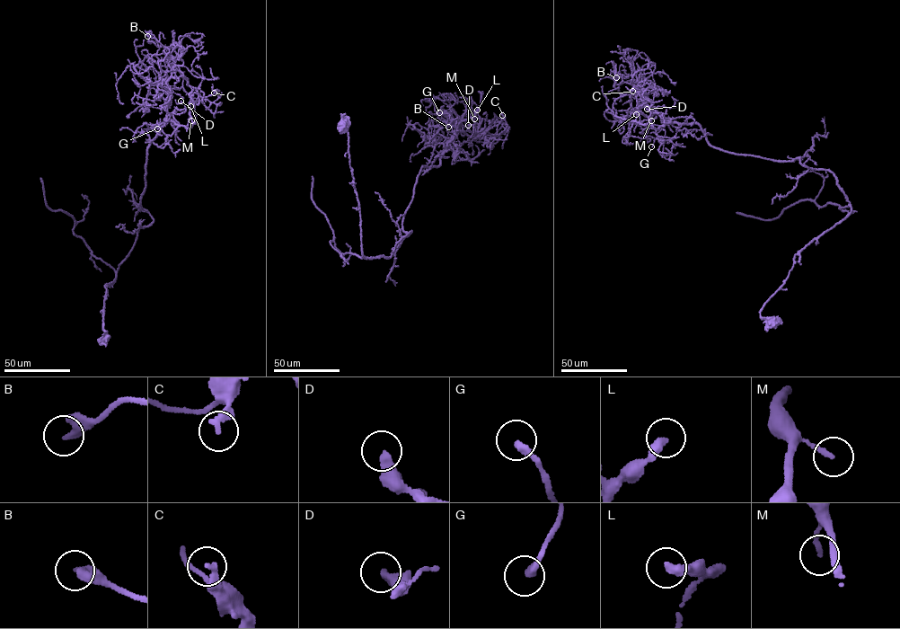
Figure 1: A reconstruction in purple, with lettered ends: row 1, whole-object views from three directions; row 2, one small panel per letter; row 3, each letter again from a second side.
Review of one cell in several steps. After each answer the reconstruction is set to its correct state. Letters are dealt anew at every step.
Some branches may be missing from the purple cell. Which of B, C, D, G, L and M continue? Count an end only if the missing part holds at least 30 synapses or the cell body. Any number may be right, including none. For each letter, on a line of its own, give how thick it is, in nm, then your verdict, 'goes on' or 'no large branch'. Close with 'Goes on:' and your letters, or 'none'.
B: 400 nm thick; no large branch
C: 240 nm thick; no large branch
D: 360 nm thick; no large branch
G: 300 nm thick; no large branch
L: 360 nm thick; no large branch
M: 190 nm thick; no large branch
Goes on: none

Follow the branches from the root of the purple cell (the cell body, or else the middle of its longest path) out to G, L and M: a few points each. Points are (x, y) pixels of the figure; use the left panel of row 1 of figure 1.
G: (102, 341), (105, 286), (154, 220), (139, 202), (146, 150), (164, 119), (178, 125), (171, 136), (157, 128)
L: (102, 341), (105, 286), (154, 220), (139, 202), (146, 150), (164, 119), (179, 124), (175, 109), (190, 106)
M: (102, 341), (105, 286), (138, 228), (154, 220), (139, 202), (148, 146), (164, 119), (187, 128), (191, 120)

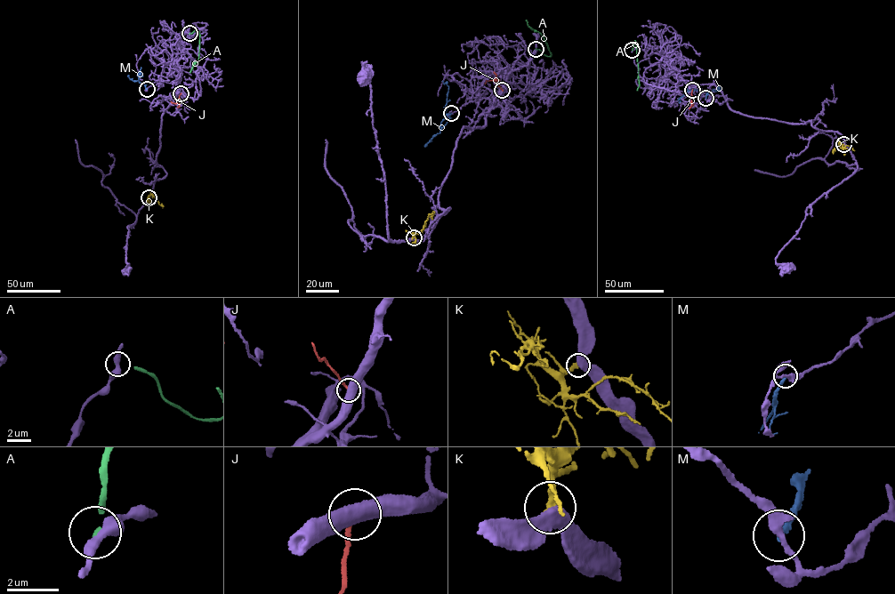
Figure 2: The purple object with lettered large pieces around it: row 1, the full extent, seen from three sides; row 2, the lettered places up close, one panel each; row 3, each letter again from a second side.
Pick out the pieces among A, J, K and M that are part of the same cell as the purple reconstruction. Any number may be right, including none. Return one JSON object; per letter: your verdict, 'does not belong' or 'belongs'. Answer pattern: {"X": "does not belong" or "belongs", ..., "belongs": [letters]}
{"A": "does not belong", "J": "does not belong", "K": "belongs", "M": "does not belong", "belongs": ["K"]}

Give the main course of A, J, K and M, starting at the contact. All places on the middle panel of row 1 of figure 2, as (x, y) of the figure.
A: (536, 49), (551, 55), (542, 35), (528, 26), (526, 20)
J: (502, 90), (496, 80), (485, 84)
K: (415, 237), (423, 229), (432, 211)
M: (451, 113), (442, 127), (441, 122), (447, 115), (448, 86), (442, 81)

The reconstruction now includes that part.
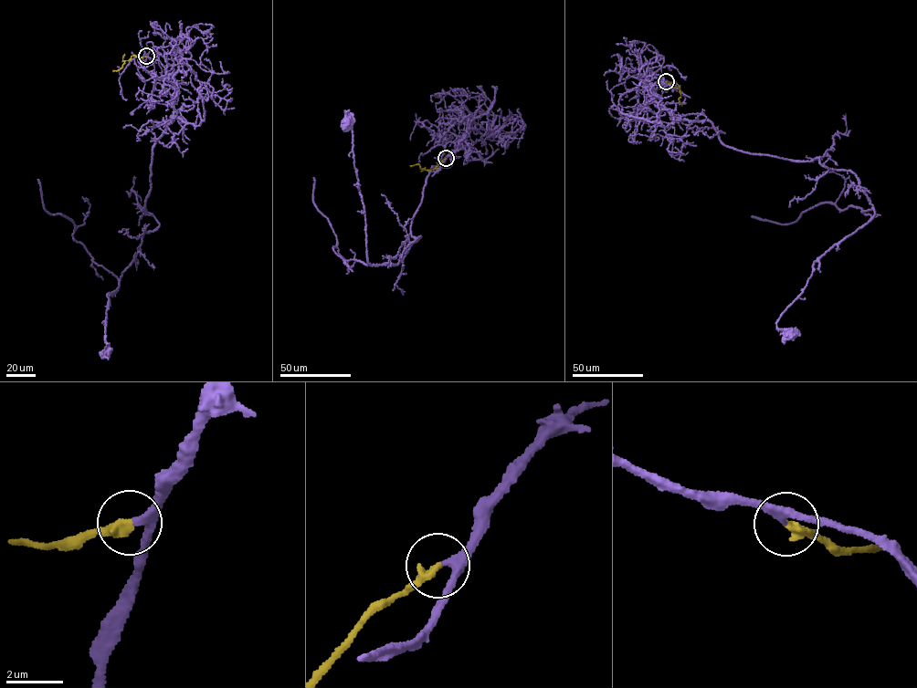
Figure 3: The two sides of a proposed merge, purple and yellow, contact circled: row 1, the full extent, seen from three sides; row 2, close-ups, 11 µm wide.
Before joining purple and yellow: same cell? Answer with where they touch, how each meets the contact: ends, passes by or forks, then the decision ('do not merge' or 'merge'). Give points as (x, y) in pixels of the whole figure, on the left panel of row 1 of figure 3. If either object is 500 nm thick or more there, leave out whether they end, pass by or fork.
place (146, 56); purple passes by; yellow ends; merge

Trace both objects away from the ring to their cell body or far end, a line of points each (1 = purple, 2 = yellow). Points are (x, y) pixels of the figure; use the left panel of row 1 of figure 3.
1: (146, 56), (154, 46), (182, 60), (171, 120), (152, 149), (144, 207), (159, 224), (107, 295), (104, 353)
2: (145, 56), (132, 56), (122, 67), (113, 70)

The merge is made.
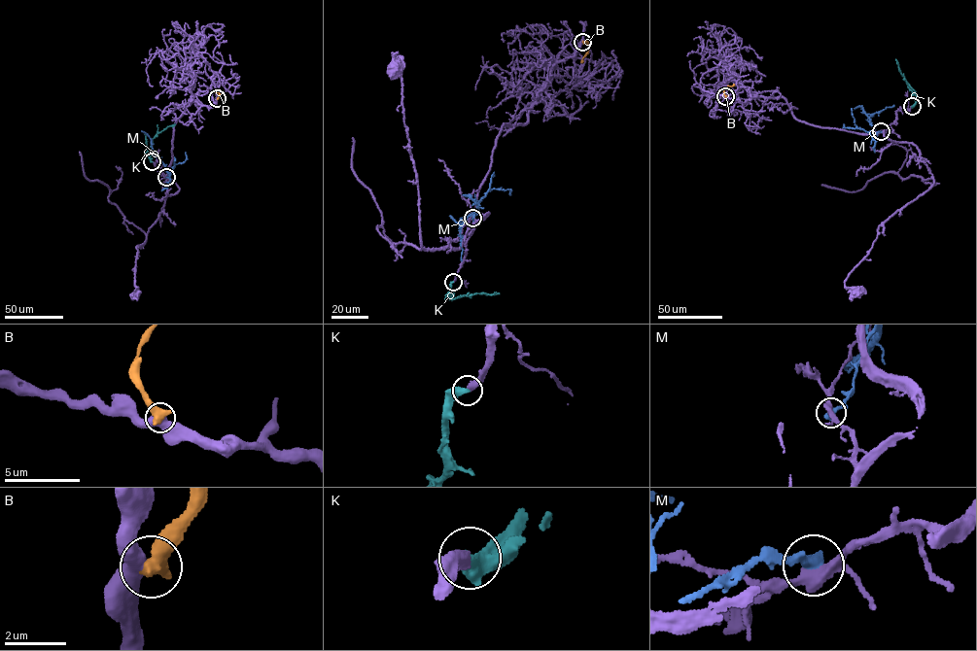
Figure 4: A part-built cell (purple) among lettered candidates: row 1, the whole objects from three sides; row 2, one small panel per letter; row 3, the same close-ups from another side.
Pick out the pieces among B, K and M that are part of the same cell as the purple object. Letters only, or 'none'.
K

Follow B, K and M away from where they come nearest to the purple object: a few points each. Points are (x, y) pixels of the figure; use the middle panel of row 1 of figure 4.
B: (582, 42), (586, 42), (588, 49), (581, 62)
K: (453, 282), (448, 297), (451, 299), (476, 293), (499, 293)
M: (472, 218), (478, 208), (460, 223), (450, 216)

